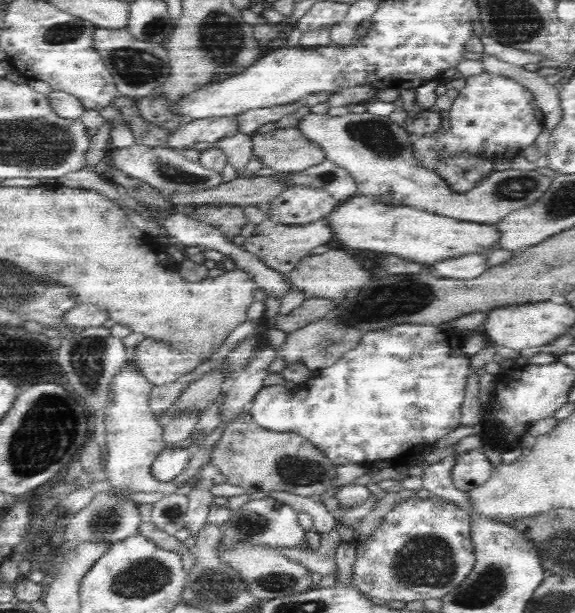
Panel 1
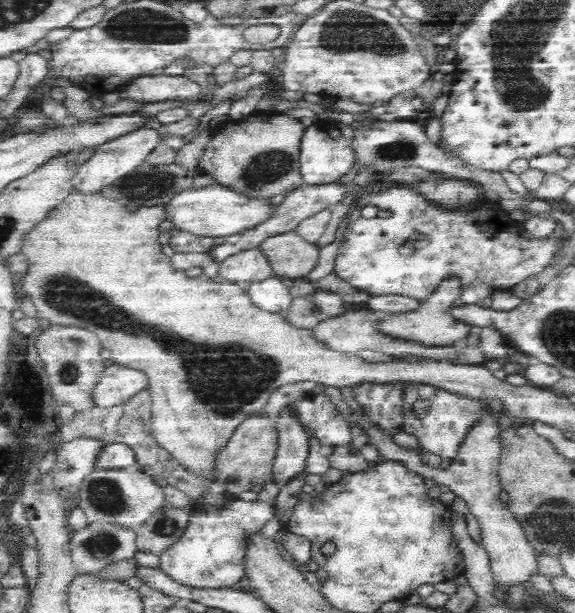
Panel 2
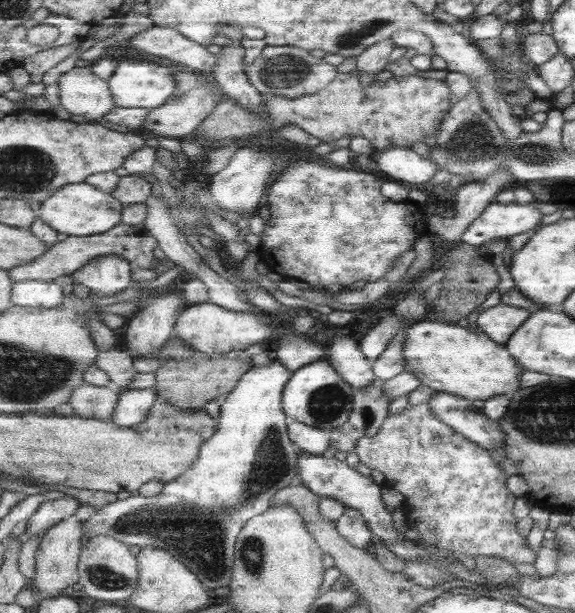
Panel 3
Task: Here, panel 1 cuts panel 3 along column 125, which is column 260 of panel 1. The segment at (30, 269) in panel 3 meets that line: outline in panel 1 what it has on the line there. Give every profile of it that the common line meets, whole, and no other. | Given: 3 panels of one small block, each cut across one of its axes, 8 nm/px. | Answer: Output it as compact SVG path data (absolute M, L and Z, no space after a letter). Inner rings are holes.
M266 219L255 226L253 235L245 238L243 246L248 252L256 254L270 269L279 271L284 276L289 276L302 258L310 254L316 246L324 246L330 240L332 240L332 229L326 221L317 220L310 224L298 226L285 225Z

